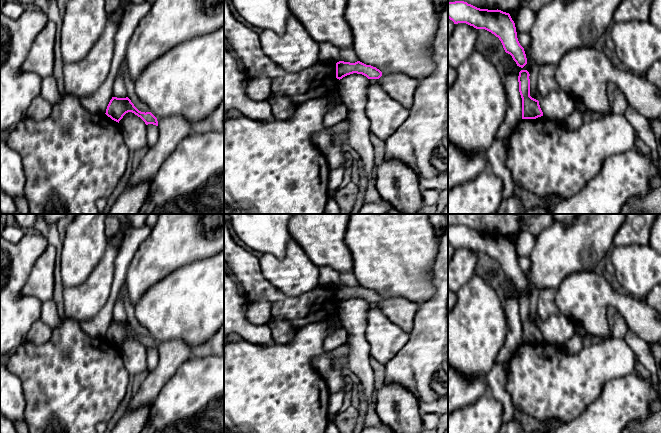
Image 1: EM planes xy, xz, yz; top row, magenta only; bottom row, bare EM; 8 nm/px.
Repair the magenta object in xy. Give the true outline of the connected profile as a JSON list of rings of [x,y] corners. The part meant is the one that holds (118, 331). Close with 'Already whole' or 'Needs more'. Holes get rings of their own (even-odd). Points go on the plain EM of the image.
[[[112,321],[107,330],[105,338],[112,344],[119,347],[123,340],[128,336],[132,336],[138,341],[140,341],[145,346],[146,349],[153,348],[158,350],[157,342],[151,336],[145,337],[139,335],[128,321],[126,322]]]. Already whole

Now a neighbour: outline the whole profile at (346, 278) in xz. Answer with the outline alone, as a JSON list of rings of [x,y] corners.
[[[353,271],[340,273],[340,285],[355,287],[358,284]]]

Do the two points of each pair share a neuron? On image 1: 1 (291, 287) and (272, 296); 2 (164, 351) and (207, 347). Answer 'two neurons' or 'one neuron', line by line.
1: two neurons
2: two neurons

